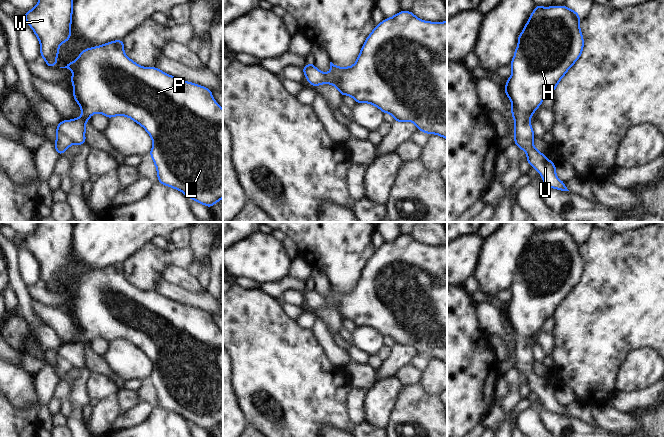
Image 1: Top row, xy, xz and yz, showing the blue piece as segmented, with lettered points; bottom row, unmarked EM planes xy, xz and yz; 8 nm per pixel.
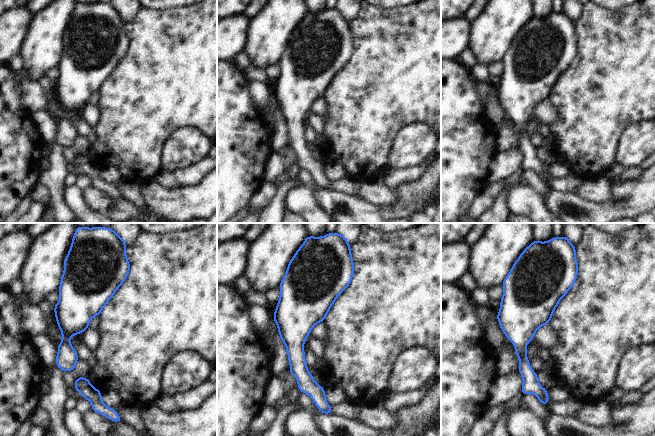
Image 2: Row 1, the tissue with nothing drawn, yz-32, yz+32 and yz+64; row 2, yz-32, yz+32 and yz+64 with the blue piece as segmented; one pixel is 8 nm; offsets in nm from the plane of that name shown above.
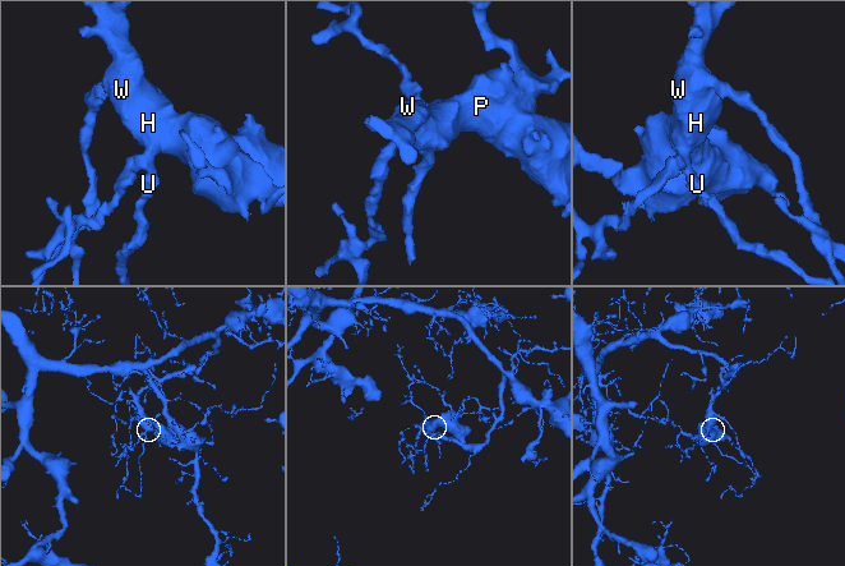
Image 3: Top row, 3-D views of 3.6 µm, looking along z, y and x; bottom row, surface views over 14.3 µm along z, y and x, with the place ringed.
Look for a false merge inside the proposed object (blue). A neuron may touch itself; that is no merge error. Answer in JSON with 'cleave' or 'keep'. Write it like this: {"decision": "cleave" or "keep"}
{"decision": "keep"}

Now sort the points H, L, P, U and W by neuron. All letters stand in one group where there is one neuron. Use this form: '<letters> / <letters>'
H L P U W

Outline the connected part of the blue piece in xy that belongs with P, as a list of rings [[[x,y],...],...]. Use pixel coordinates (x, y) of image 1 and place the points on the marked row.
[[[121,39],[100,46],[87,48],[80,52],[79,57],[74,62],[69,62],[65,67],[60,68],[67,68],[73,72],[73,76],[69,80],[73,84],[73,97],[81,107],[82,115],[76,119],[63,120],[56,125],[56,142],[54,147],[59,155],[63,155],[63,153],[74,143],[77,145],[84,145],[86,143],[85,123],[90,119],[92,114],[100,113],[105,115],[108,119],[114,116],[126,116],[141,125],[150,135],[153,141],[153,147],[149,154],[156,166],[157,177],[160,184],[179,190],[189,199],[195,200],[209,208],[223,198],[223,109],[214,100],[210,89],[173,77],[159,70],[157,67],[141,67],[126,56],[124,52],[124,43]]]

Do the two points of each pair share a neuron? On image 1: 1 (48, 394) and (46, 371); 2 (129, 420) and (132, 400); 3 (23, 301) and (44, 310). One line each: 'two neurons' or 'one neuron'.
1: one neuron
2: two neurons
3: two neurons

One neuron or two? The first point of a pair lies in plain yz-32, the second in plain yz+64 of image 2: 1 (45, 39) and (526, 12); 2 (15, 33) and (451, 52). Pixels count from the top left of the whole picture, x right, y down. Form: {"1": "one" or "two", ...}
{"1": "one", "2": "one"}

